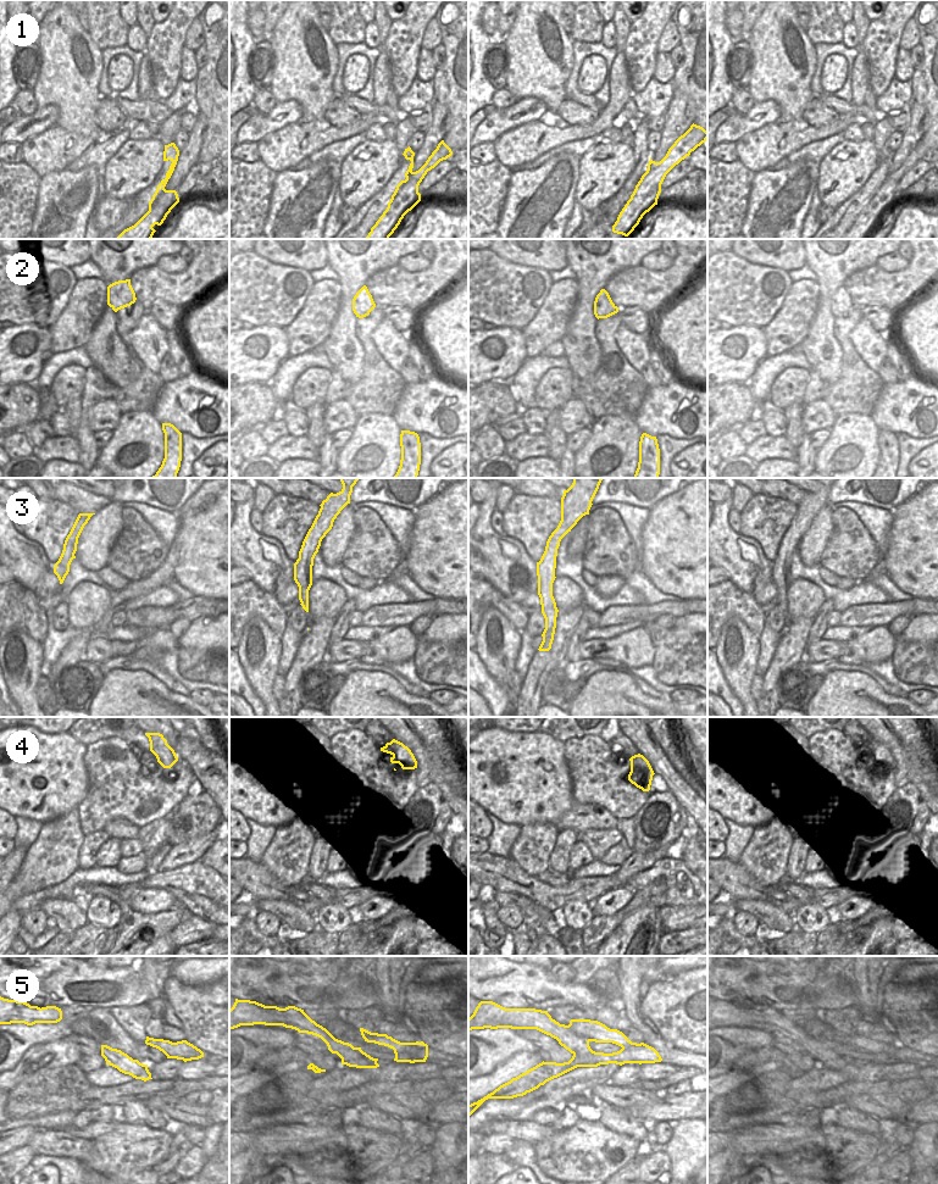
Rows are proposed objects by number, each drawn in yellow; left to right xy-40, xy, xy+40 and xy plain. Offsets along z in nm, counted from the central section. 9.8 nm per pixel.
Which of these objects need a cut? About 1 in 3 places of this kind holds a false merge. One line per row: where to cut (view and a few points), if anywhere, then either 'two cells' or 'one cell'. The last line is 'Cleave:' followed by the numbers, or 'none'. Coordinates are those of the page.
1: cut xy (412, 172), (388, 206); two cells
2: cut xy (354, 298), (354, 311); two cells
3: cut none; one cell
4: cut none; one cell
5: cut xy+40 (627, 1040), (630, 1062); two cells
Cleave: 1, 2, 5

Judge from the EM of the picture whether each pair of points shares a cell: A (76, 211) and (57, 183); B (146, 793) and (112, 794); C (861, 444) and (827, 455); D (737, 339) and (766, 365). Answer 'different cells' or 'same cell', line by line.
A: same cell
B: same cell
C: same cell
D: different cells

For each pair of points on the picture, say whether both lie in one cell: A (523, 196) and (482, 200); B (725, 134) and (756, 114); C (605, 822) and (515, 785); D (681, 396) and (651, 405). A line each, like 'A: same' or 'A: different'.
A: different
B: same
C: same
D: same

